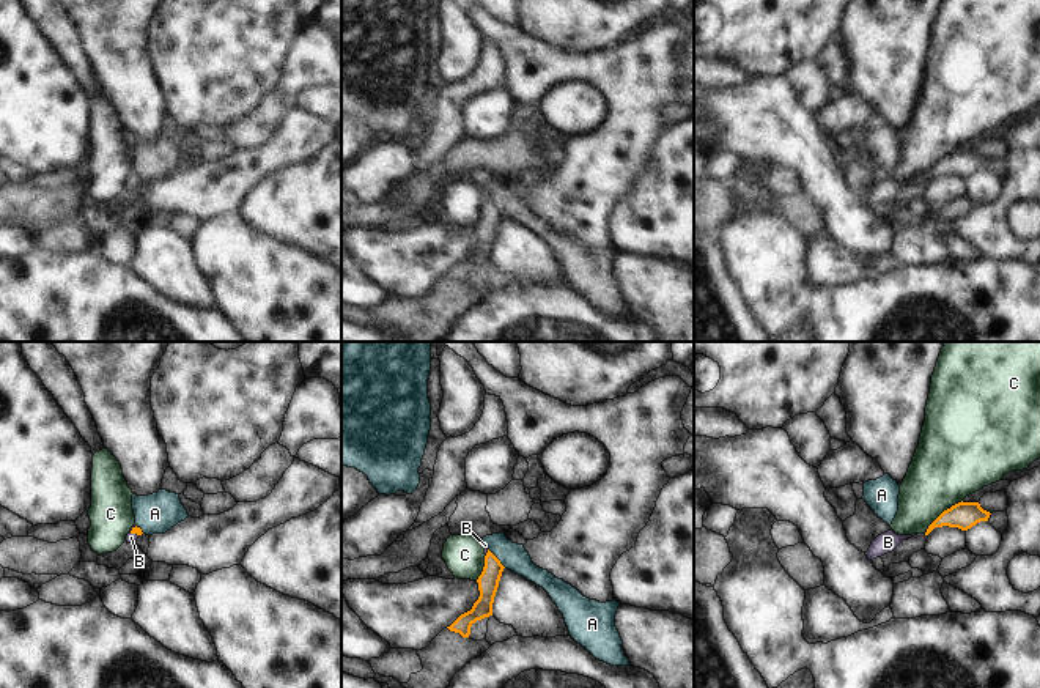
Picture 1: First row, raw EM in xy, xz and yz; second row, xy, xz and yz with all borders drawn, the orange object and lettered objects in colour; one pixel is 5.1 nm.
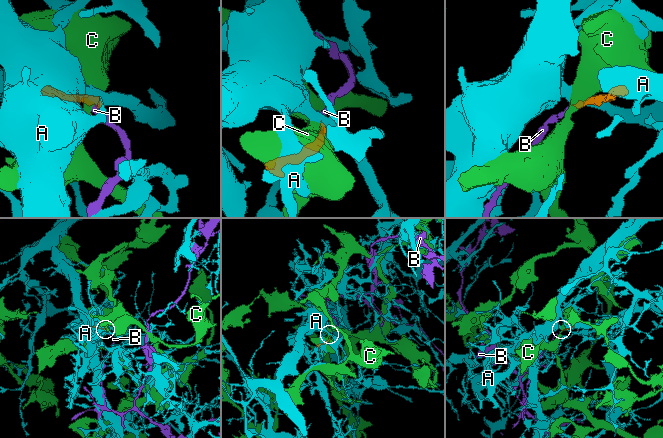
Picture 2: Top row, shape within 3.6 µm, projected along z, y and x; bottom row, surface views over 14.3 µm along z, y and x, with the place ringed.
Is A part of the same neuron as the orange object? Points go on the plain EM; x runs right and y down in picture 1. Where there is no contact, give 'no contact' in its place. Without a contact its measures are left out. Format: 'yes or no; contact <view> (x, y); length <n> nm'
no; contact xz (496, 205); length 140 nm

